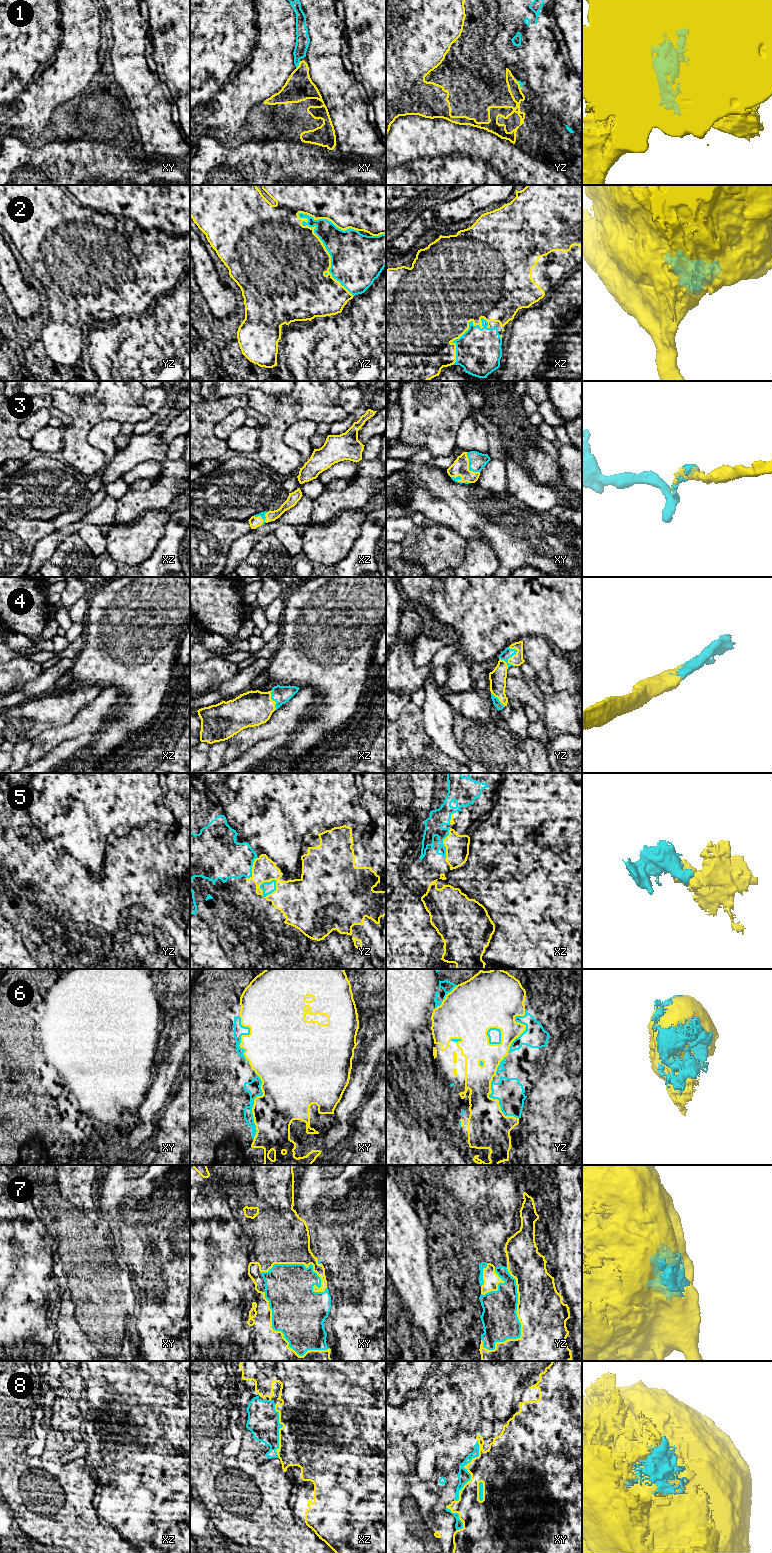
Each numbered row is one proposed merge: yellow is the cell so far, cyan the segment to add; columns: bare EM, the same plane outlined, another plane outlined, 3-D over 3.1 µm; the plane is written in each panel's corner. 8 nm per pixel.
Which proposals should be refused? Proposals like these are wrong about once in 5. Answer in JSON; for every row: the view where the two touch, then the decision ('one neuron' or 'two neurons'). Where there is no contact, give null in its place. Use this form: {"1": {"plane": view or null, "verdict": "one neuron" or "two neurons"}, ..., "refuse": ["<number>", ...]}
{"1": {"plane": "xy", "verdict": "two neurons"}, "2": {"plane": "yz", "verdict": "one neuron"}, "3": {"plane": "xy", "verdict": "one neuron"}, "4": {"plane": "yz", "verdict": "one neuron"}, "5": {"plane": "yz", "verdict": "one neuron"}, "6": {"plane": "xy", "verdict": "one neuron"}, "7": {"plane": "yz", "verdict": "one neuron"}, "8": {"plane": "xy", "verdict": "one neuron"}, "refuse": ["1"]}

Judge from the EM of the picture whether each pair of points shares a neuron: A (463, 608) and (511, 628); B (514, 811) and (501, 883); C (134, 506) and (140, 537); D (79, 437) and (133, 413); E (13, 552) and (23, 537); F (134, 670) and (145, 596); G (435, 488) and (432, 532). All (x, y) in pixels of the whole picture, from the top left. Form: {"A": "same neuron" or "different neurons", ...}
{"A": "same neuron", "B": "same neuron", "C": "different neurons", "D": "same neuron", "E": "same neuron", "F": "same neuron", "G": "different neurons"}

